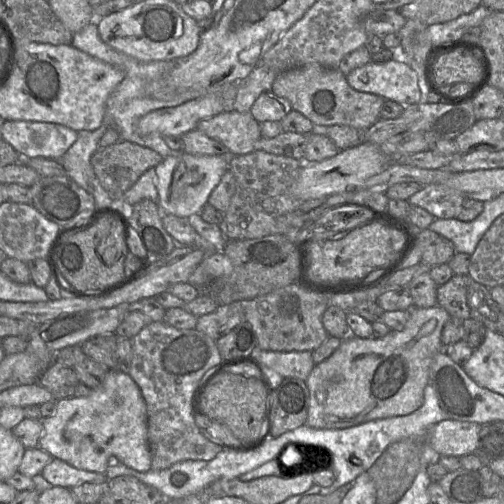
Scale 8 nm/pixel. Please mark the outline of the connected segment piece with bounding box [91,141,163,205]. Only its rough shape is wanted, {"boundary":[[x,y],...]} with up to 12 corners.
{"boundary":[[118,141],[99,149],[91,165],[121,205],[130,189],[163,157]]}

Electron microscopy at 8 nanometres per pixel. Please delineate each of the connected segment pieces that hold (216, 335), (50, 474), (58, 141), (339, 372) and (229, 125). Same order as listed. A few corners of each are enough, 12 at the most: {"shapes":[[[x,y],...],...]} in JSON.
{"shapes":[[[219,305],[195,329],[217,341],[243,321],[243,309]],[[55,458],[40,475],[68,489],[87,482],[105,485],[104,474],[80,470]],[[5,121],[22,156],[59,160],[78,132],[50,122]],[[451,315],[342,339],[305,381],[306,425],[413,413]],[[223,111],[197,129],[231,155],[248,154],[261,138],[250,112]]]}

